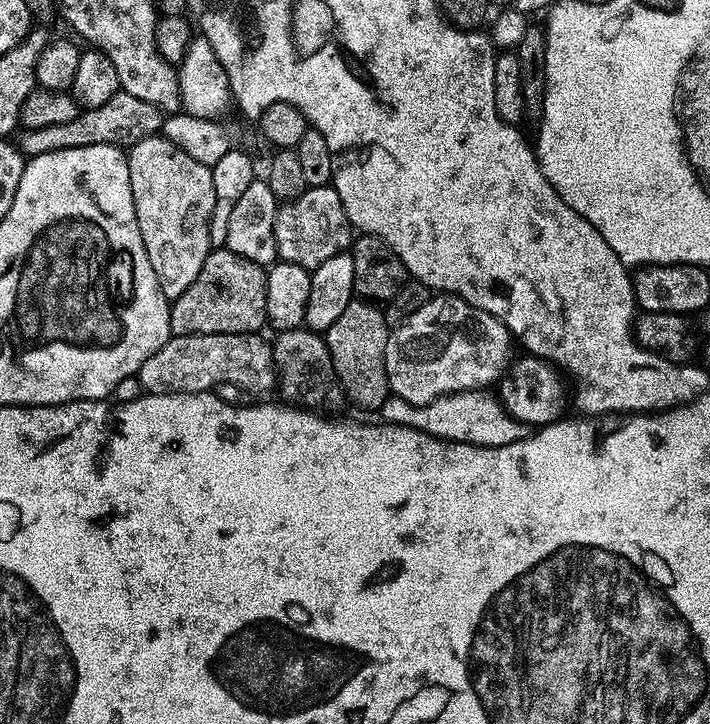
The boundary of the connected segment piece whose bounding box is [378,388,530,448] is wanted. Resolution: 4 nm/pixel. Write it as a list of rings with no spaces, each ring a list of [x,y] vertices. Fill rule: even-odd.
[[[471,388],[465,392],[451,392],[431,400],[429,404],[408,402],[401,396],[389,395],[388,401],[378,409],[379,415],[389,424],[405,424],[418,428],[432,436],[444,440],[457,440],[463,444],[478,446],[506,446],[510,442],[518,442],[530,435],[529,425],[516,420],[504,408],[499,395],[491,391]]]

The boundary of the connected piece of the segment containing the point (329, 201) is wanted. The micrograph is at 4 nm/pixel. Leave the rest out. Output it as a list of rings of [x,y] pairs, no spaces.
[[[331,186],[308,187],[300,197],[277,207],[276,255],[280,260],[311,270],[322,266],[326,258],[348,252],[353,239],[354,229],[346,218],[342,198],[338,198],[335,188]]]

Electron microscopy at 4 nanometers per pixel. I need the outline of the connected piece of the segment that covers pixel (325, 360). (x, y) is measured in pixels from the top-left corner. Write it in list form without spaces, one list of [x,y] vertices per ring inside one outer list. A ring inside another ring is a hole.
[[[301,326],[279,333],[275,338],[277,340],[274,340],[273,357],[281,372],[278,389],[280,388],[281,394],[284,395],[281,397],[287,403],[309,410],[323,410],[328,414],[335,413],[332,412],[335,408],[346,404],[344,387],[334,370],[328,344],[321,333],[309,332],[307,327]]]

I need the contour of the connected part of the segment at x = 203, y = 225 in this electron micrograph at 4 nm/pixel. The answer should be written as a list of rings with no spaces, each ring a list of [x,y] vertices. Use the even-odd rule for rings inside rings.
[[[163,134],[142,138],[127,149],[126,155],[130,170],[130,190],[134,194],[134,210],[138,218],[138,230],[142,230],[142,242],[154,266],[154,274],[158,278],[162,294],[171,302],[186,294],[186,290],[190,290],[190,282],[198,278],[198,270],[202,270],[202,262],[206,262],[209,252],[213,251],[210,226],[216,199],[212,169],[202,162],[194,162],[194,158],[186,154],[186,150],[170,142]]]

